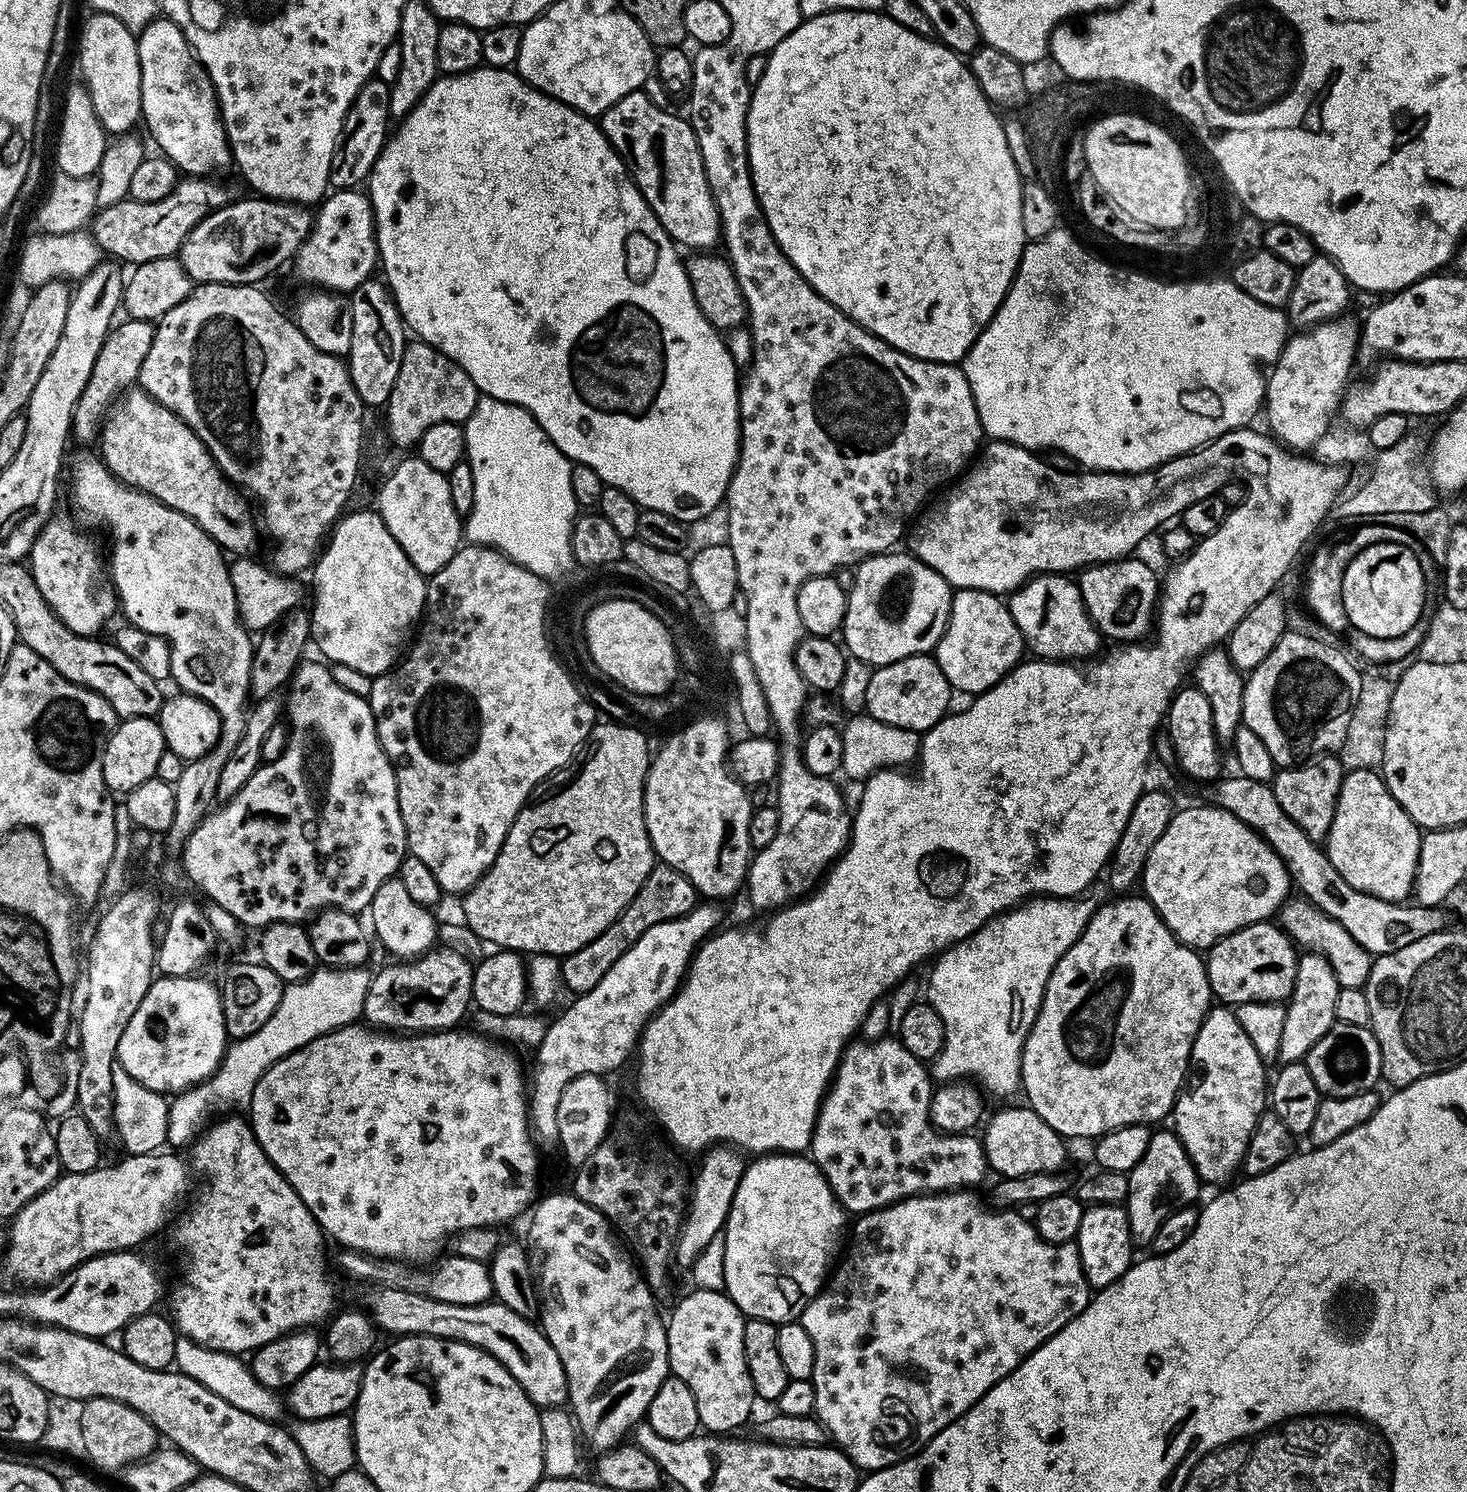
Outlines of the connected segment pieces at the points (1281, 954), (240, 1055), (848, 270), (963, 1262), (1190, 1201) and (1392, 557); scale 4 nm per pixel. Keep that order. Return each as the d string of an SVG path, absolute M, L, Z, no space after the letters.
M1272 922L1251 924L1234 934L1217 940L1206 952L1208 981L1213 997L1228 1006L1246 1002L1287 1001L1296 977L1294 941L1280 926Z
M320 966L300 983L287 985L281 995L281 1002L269 1021L249 1037L233 1039L212 1077L171 1097L169 1125L166 1127L167 1143L173 1149L187 1149L217 1114L240 1110L236 1108L251 1109L254 1086L262 1078L262 1074L270 1070L270 1066L274 1066L291 1052L314 1042L314 1038L322 1034L332 1032L335 1028L345 1028L347 1024L357 1023L363 1017L366 990L372 981L372 976L367 970L364 966Z
M834 11L822 13L820 16L801 19L800 25L792 31L778 46L767 53L768 61L766 70L762 74L762 82L758 82L752 88L752 97L748 103L748 117L746 118L746 134L748 135L748 169L752 172L752 185L756 191L756 197L760 203L760 208L764 211L766 222L786 258L810 282L810 286L826 302L830 302L838 310L842 310L852 317L855 324L860 324L866 331L874 333L878 338L882 338L890 346L902 350L907 356L913 356L919 360L929 360L939 364L956 364L963 361L964 355L972 349L972 344L978 338L978 334L994 318L998 306L1006 298L1008 288L1012 285L1012 280L1016 277L1016 267L1020 265L1020 255L1024 252L1024 231L1022 230L1022 190L1024 184L1018 170L1015 168L1014 160L1011 157L1010 149L1007 145L1006 134L1001 117L996 117L997 109L993 107L987 97L979 88L979 82L975 80L969 65L957 53L951 52L946 45L940 43L935 38L919 36L914 34L914 30L906 30L906 26L898 26L894 18L885 16L883 11Z
M972 1190L934 1192L911 1196L885 1208L863 1213L853 1228L851 1225L852 1245L849 1246L848 1253L847 1248L843 1253L844 1261L835 1265L824 1287L813 1300L808 1301L804 1313L798 1317L806 1334L810 1334L810 1342L814 1342L814 1370L811 1379L816 1403L814 1415L828 1431L831 1443L845 1452L857 1469L889 1468L899 1460L915 1456L942 1429L950 1426L950 1422L966 1414L966 1410L970 1410L974 1402L978 1402L978 1398L986 1394L986 1390L1009 1376L1032 1351L1040 1344L1045 1344L1054 1333L1062 1330L1062 1326L1066 1326L1066 1322L1070 1322L1070 1318L1074 1318L1088 1305L1090 1289L1075 1243L1046 1242L1029 1217L1027 1220L1026 1217L1019 1216L1019 1211L1016 1210L997 1210L992 1206L984 1208L976 1194Z
M1168 1130L1168 1132L1153 1131L1150 1146L1146 1146L1146 1154L1142 1154L1142 1162L1138 1162L1138 1166L1134 1166L1134 1170L1128 1173L1128 1181L1130 1182L1130 1190L1126 1201L1126 1211L1130 1222L1132 1242L1136 1246L1140 1246L1140 1244L1151 1245L1154 1234L1158 1234L1158 1226L1162 1226L1162 1222L1166 1222L1172 1209L1195 1205L1196 1199L1200 1196L1200 1188L1202 1189L1200 1176L1194 1170L1182 1142L1172 1130Z
M1369 543L1368 548L1350 562L1342 582L1340 600L1356 632L1386 639L1405 634L1425 615L1423 570L1417 553L1404 544Z

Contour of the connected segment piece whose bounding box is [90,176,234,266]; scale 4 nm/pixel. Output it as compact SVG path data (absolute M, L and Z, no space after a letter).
M188 176L177 179L174 190L158 202L138 202L123 198L117 204L108 204L99 209L90 221L90 234L96 239L101 253L110 255L128 266L145 264L154 258L176 256L182 242L214 210L232 203L234 193L228 184L219 184L219 179L203 176Z

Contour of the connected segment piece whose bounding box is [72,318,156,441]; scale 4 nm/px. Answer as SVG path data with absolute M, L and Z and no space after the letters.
M131 318L125 321L125 324L117 323L109 331L102 350L98 350L94 370L90 370L90 382L86 382L86 390L82 390L82 398L78 398L78 406L74 410L72 436L75 439L95 441L112 405L140 379L142 362L150 350L150 342L154 342L156 324Z

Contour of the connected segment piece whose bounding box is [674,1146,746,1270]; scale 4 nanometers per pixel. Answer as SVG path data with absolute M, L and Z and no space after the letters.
M713 1146L707 1149L699 1160L700 1169L697 1170L696 1177L691 1177L690 1180L690 1199L686 1204L684 1223L681 1224L680 1234L676 1237L674 1260L677 1265L681 1264L684 1270L691 1269L698 1254L702 1254L706 1246L710 1246L710 1238L723 1233L730 1206L734 1202L734 1194L738 1190L738 1182L742 1182L746 1167L745 1157L731 1146Z

